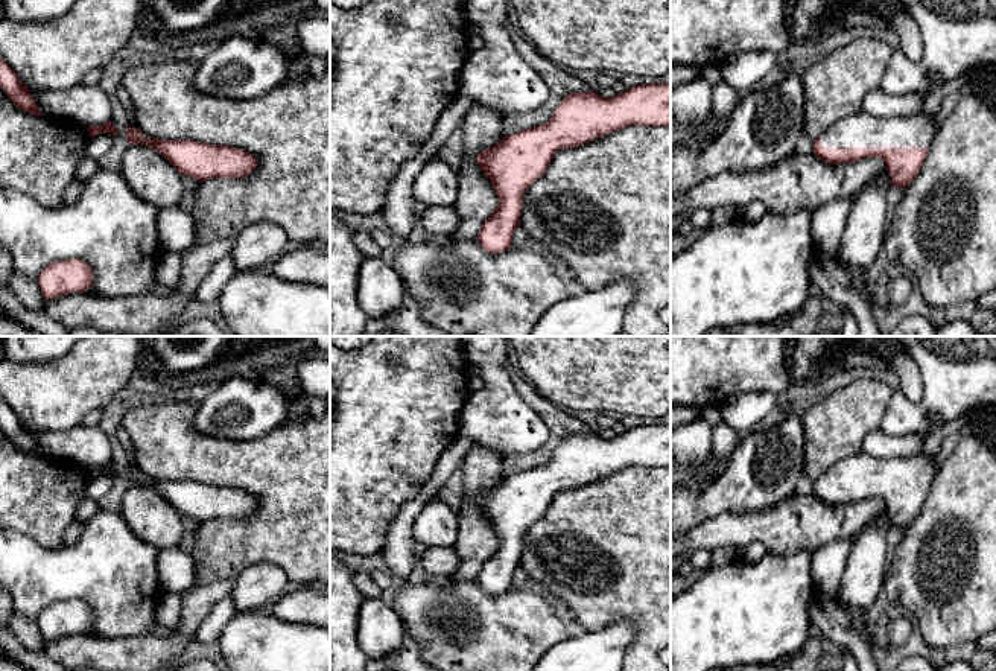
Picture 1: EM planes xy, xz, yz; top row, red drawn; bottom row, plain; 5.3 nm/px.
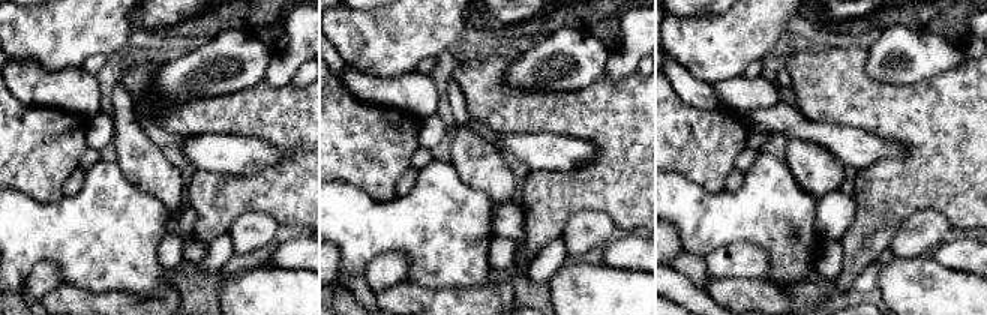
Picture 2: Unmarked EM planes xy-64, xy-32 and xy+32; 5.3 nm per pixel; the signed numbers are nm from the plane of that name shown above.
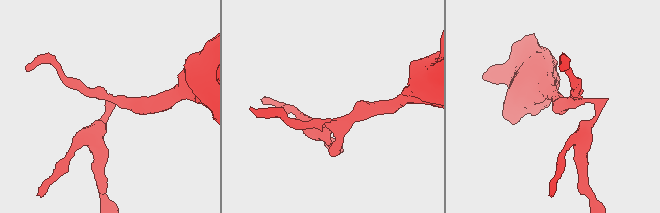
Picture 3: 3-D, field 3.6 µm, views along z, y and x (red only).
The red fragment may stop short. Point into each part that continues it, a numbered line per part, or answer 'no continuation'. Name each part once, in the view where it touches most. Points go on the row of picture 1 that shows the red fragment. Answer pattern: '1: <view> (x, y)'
1: yz (861, 130)

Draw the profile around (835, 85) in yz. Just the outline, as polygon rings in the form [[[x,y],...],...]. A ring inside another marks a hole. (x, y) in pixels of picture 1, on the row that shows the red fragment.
[[[861,38],[800,67],[803,134],[817,140],[839,119],[862,111],[864,97],[880,88],[893,50],[880,40]]]

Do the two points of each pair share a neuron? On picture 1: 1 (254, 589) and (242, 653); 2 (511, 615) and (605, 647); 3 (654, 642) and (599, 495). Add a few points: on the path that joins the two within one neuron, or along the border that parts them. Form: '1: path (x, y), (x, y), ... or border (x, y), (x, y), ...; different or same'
1: border (237, 610), (256, 612); different
2: border (569, 635), (542, 655); different
3: path (654, 606), (654, 550), (636, 531); same

